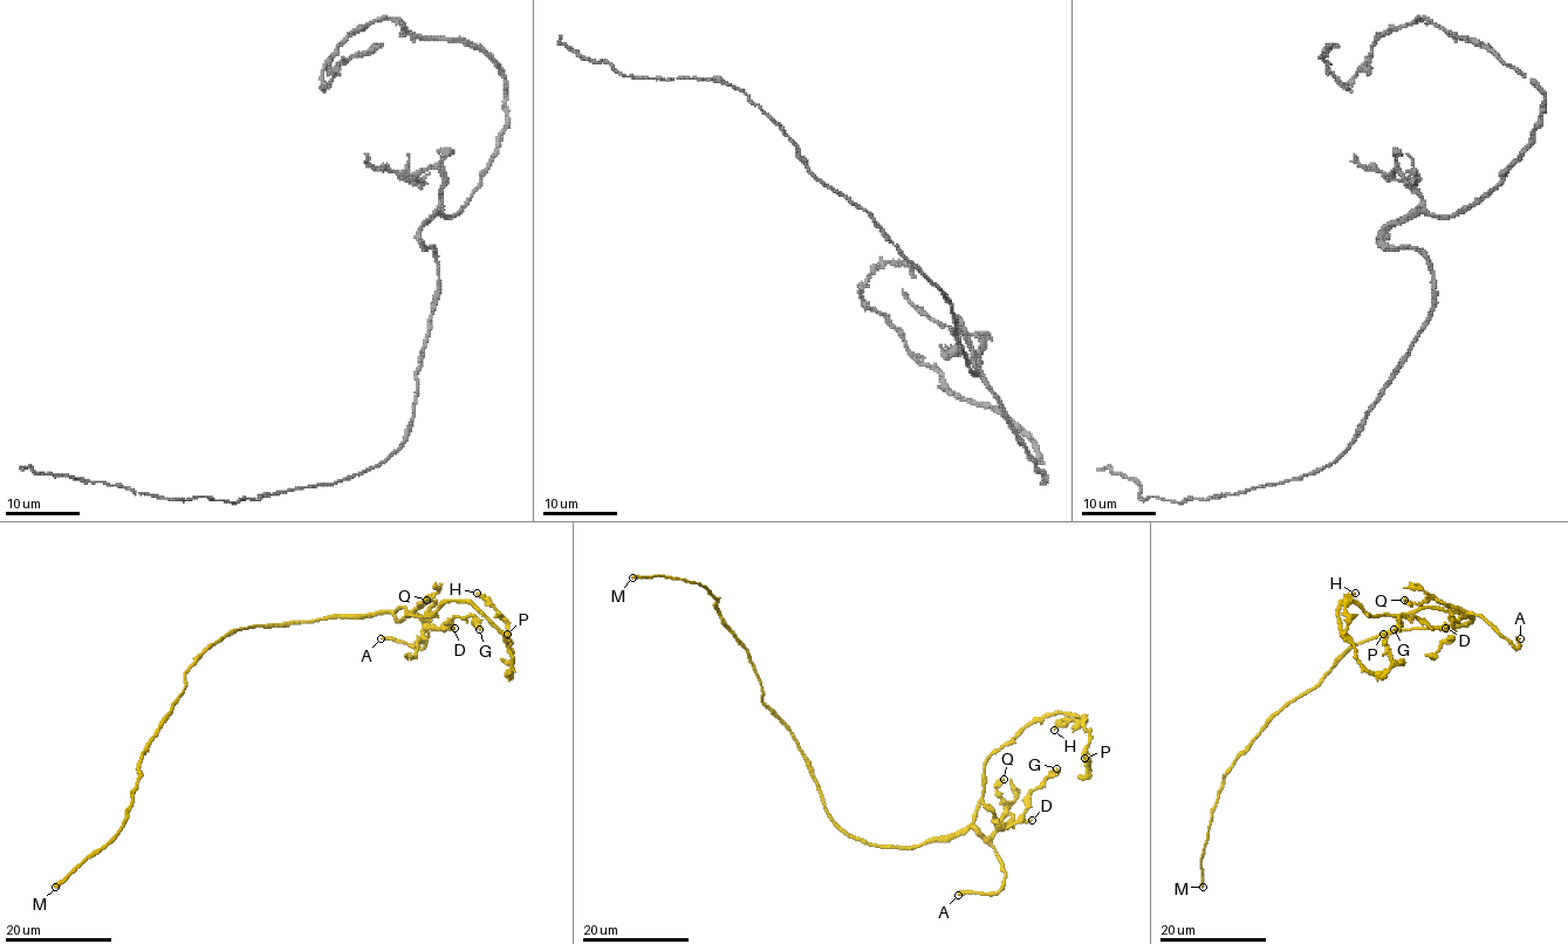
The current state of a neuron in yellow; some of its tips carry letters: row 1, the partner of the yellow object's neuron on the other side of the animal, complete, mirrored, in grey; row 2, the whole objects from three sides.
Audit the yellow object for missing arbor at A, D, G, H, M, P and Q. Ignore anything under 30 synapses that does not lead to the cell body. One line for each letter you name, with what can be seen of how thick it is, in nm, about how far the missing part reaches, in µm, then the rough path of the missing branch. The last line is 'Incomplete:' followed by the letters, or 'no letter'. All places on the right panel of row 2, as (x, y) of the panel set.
A: 400 nm | 70 µm | (1520, 638), (1520, 656), (1504, 663), (1469, 659), (1423, 629), (1409, 629), (1374, 654), (1383, 700)
Incomplete: A

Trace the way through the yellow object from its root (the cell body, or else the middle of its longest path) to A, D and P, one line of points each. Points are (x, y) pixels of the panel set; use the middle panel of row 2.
A: (832, 818), (851, 836), (892, 847), (946, 841), (971, 827), (994, 849), (1005, 884), (994, 893), (958, 895)
D: (832, 818), (851, 836), (892, 847), (946, 841), (970, 827), (988, 838), (1007, 814), (1006, 828), (1032, 820)
P: (832, 818), (877, 846), (946, 841), (973, 821), (984, 763), (1031, 724), (1080, 716), (1089, 765), (1084, 758)

